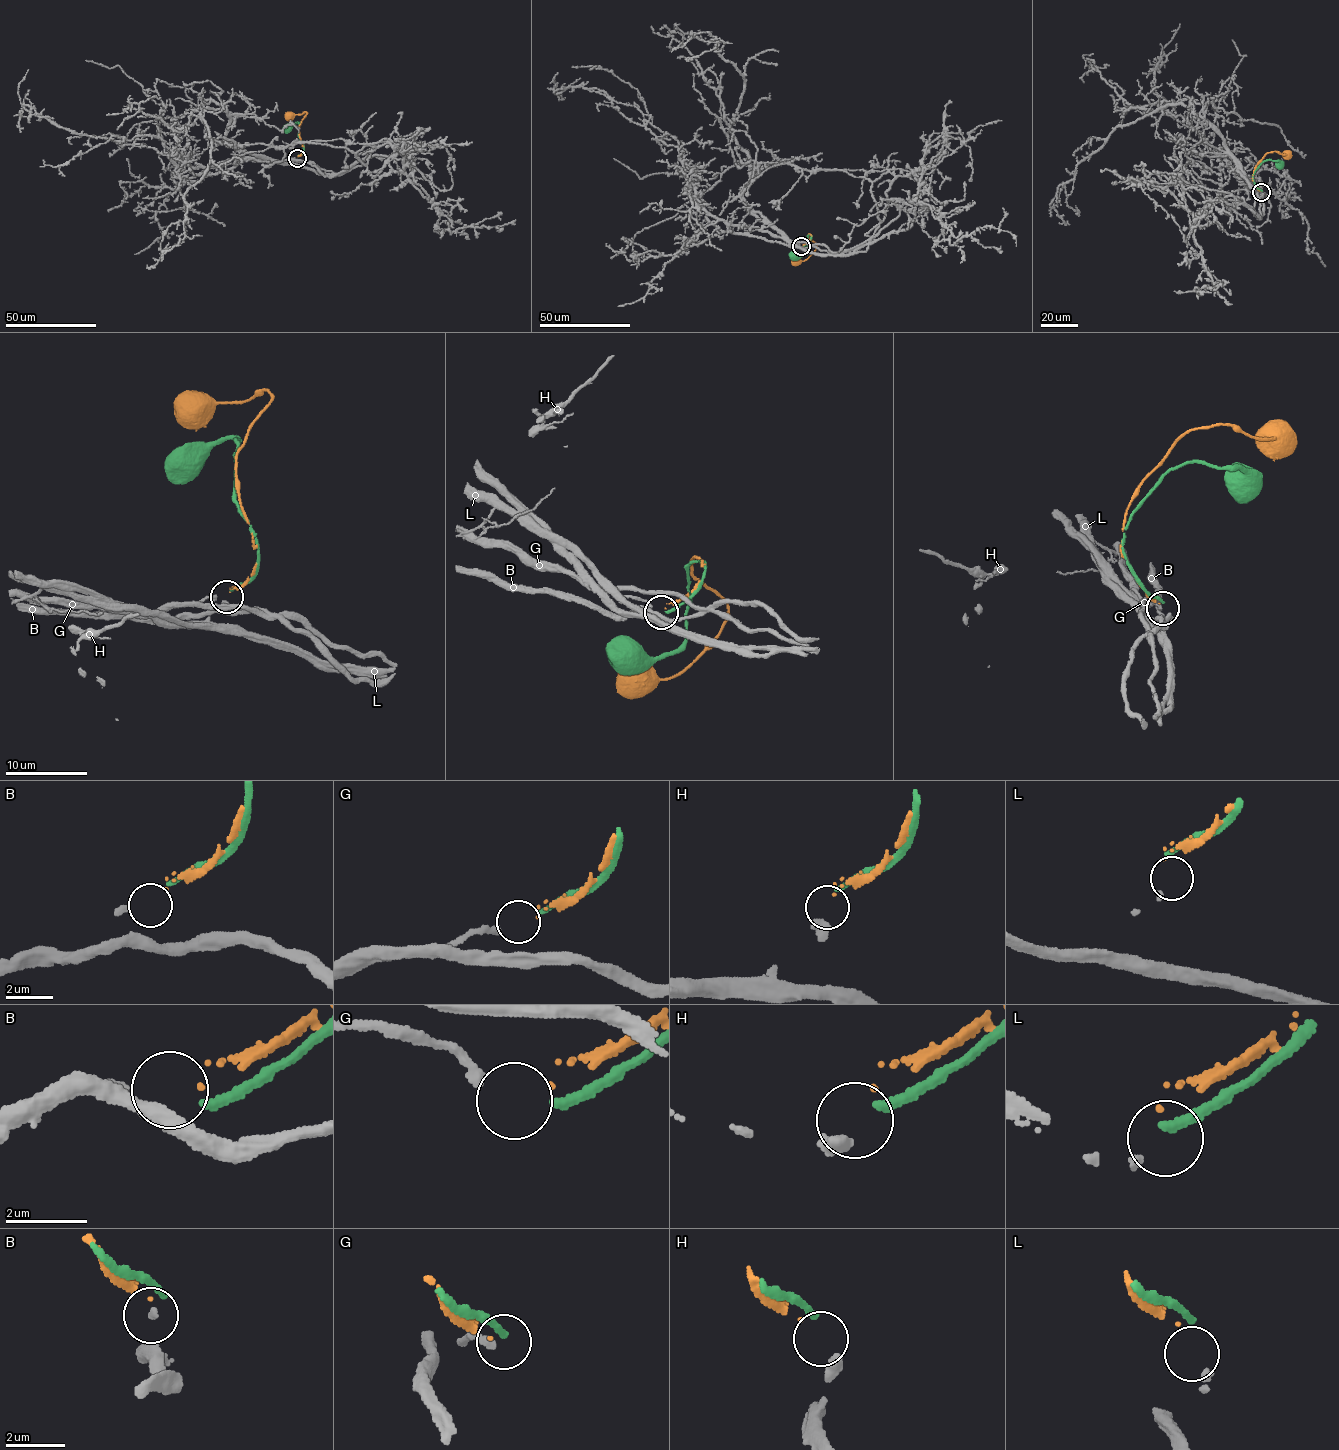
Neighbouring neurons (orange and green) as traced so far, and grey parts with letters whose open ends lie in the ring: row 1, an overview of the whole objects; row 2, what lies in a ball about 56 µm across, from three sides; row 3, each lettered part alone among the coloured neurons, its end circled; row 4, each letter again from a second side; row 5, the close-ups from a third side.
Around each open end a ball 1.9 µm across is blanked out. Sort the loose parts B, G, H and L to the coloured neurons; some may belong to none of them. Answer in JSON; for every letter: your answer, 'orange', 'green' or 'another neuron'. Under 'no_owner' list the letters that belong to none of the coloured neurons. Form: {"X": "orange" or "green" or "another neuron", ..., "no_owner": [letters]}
{"B": "orange", "G": "green", "H": "another neuron", "L": "another neuron", "no_owner": ["H", "L"]}

